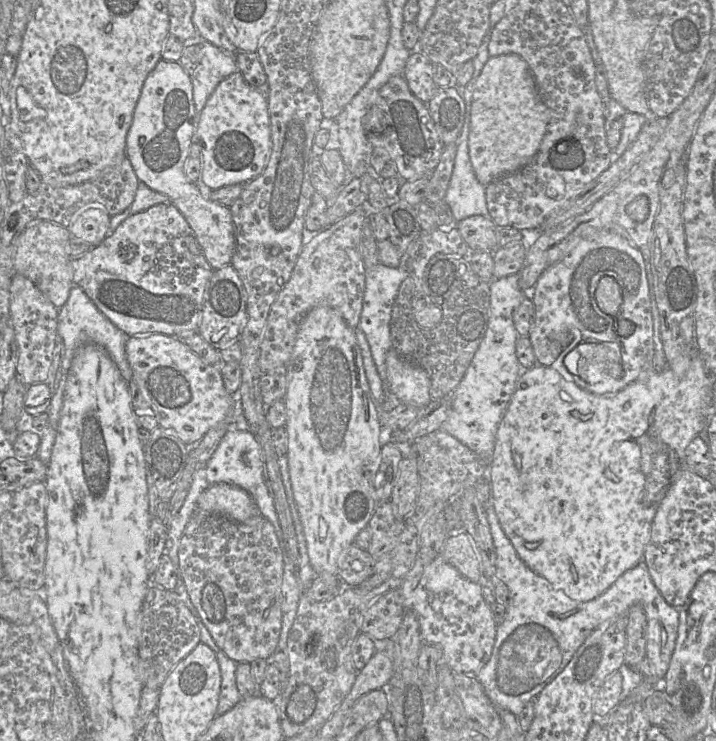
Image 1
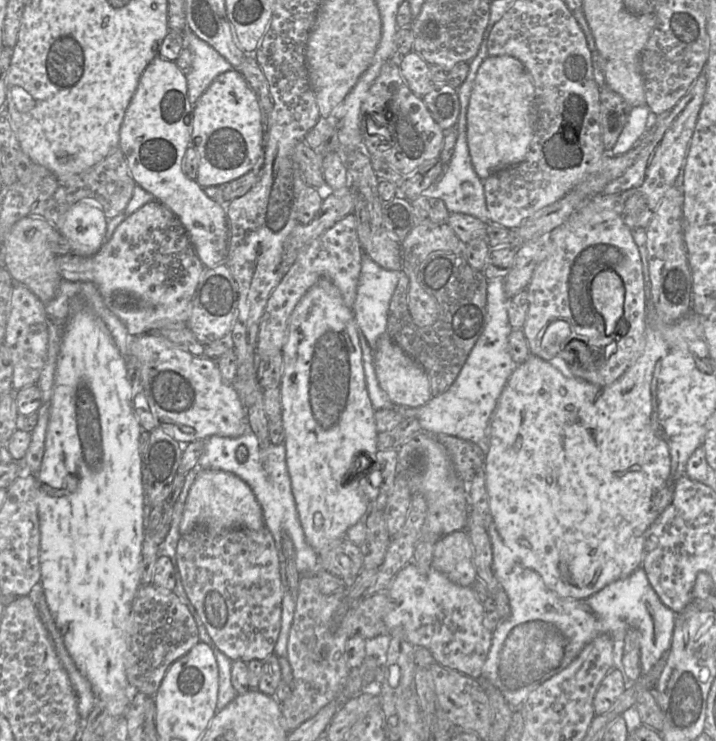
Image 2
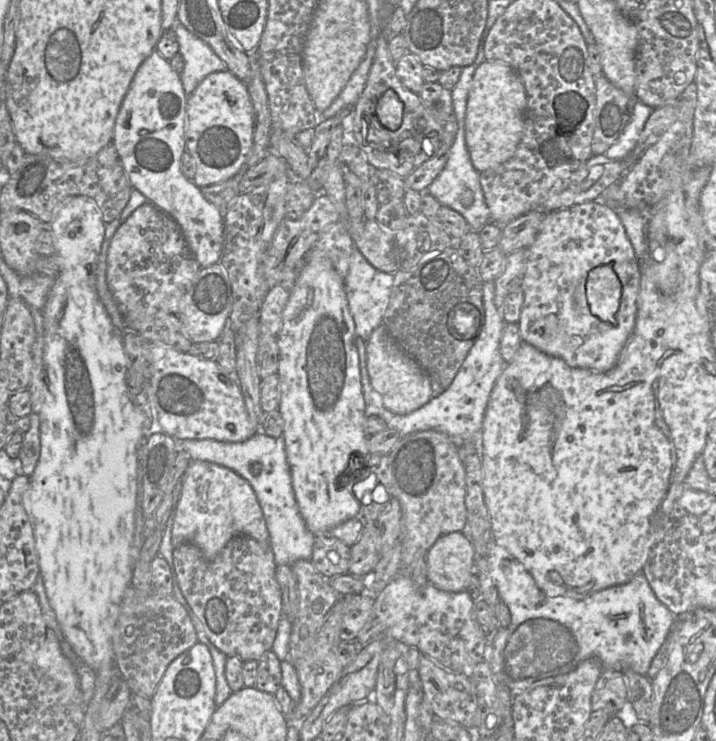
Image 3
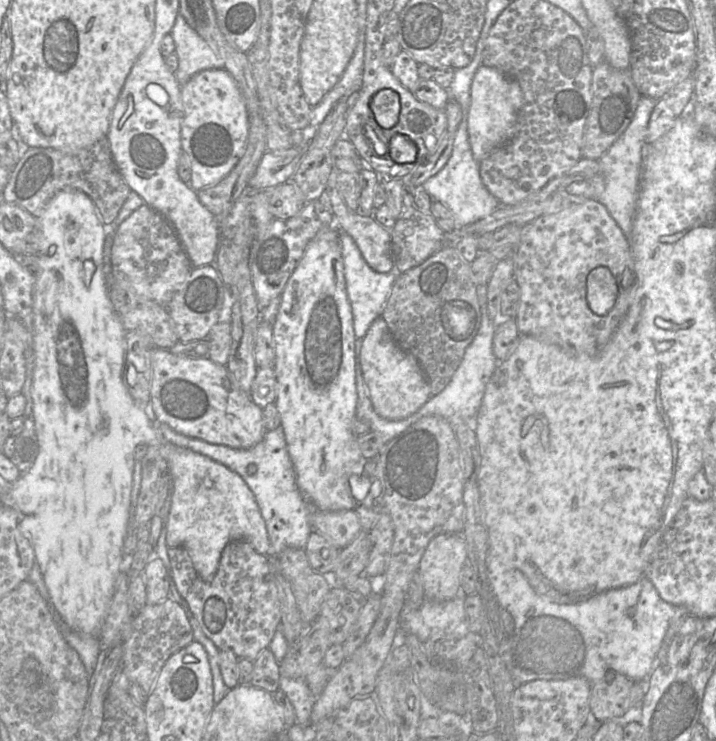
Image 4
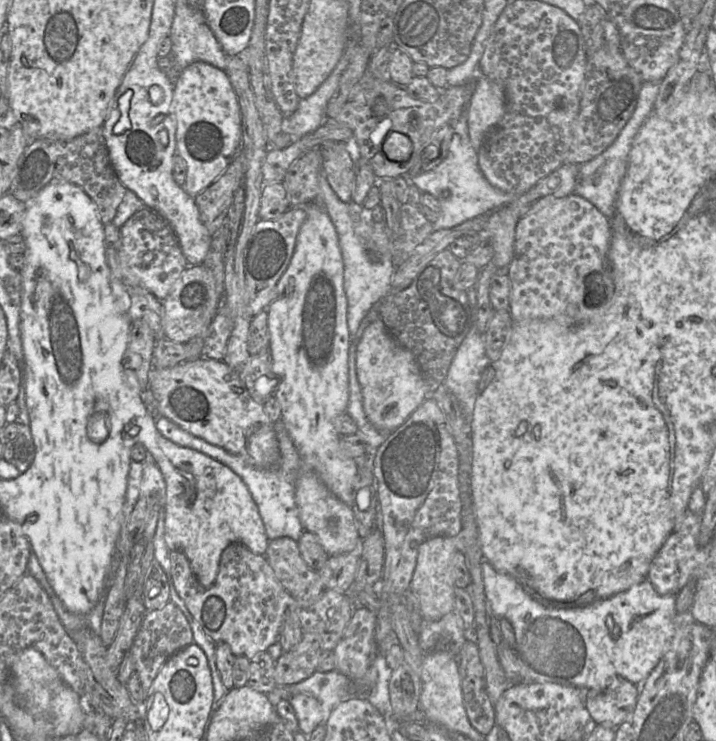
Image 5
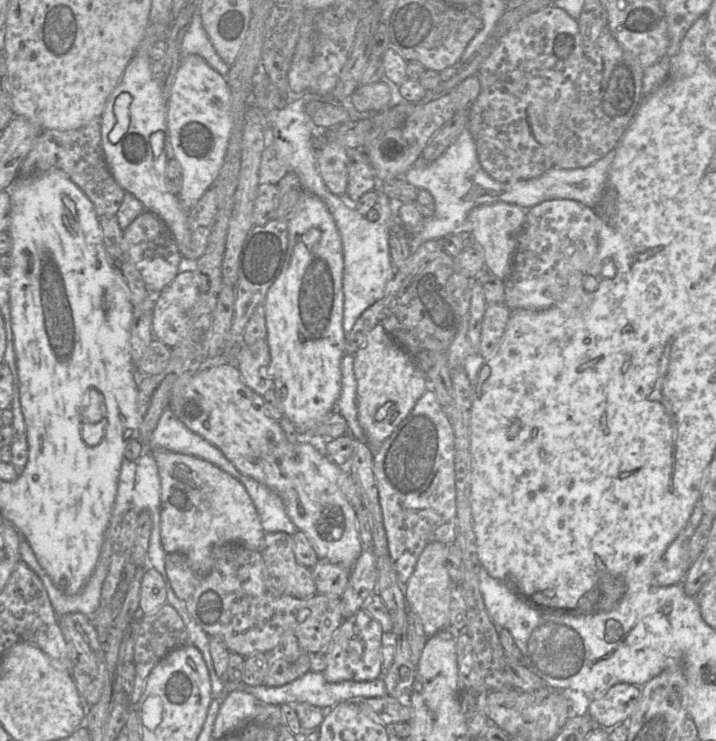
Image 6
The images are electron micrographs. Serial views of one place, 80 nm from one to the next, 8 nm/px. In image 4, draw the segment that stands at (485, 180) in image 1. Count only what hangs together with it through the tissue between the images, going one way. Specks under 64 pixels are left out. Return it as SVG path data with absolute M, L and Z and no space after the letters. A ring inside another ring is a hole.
M480 65L472 79L467 133L474 159L481 162L515 133L518 112L523 105L523 92L518 81L500 70Z

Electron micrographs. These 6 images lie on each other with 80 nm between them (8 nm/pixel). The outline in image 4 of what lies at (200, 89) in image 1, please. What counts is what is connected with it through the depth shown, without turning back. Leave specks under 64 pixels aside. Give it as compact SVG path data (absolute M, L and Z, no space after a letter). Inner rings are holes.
M179 13L170 34L175 42L175 53L179 61L175 76L180 86L204 69L224 69L223 60Z

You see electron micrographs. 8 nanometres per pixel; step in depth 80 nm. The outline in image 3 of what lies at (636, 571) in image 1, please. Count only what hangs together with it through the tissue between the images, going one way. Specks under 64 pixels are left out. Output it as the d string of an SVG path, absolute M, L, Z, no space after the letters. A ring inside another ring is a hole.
M494 536L490 541L487 561L500 599L510 610L511 623L508 627L499 626L490 641L487 639L485 660L494 679L506 685L513 697L522 694L539 680L571 672L589 658L597 658L603 670L633 671L647 676L654 657L677 618L658 600L643 572L623 584L606 587L586 598L572 599L546 595L538 588L535 579L523 564L501 546Z

